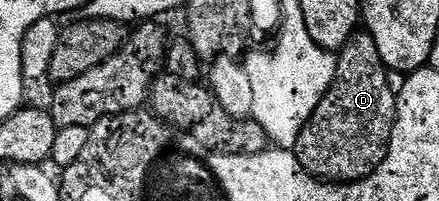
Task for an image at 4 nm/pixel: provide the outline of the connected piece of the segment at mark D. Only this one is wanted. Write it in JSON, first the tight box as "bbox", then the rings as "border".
{"bbox":[294,31,397,184],"border":[[[356,31],[339,49],[336,77],[302,126],[294,149],[298,162],[310,175],[334,184],[352,184],[382,166],[396,121],[397,93],[392,91],[388,74],[368,31]]]}

